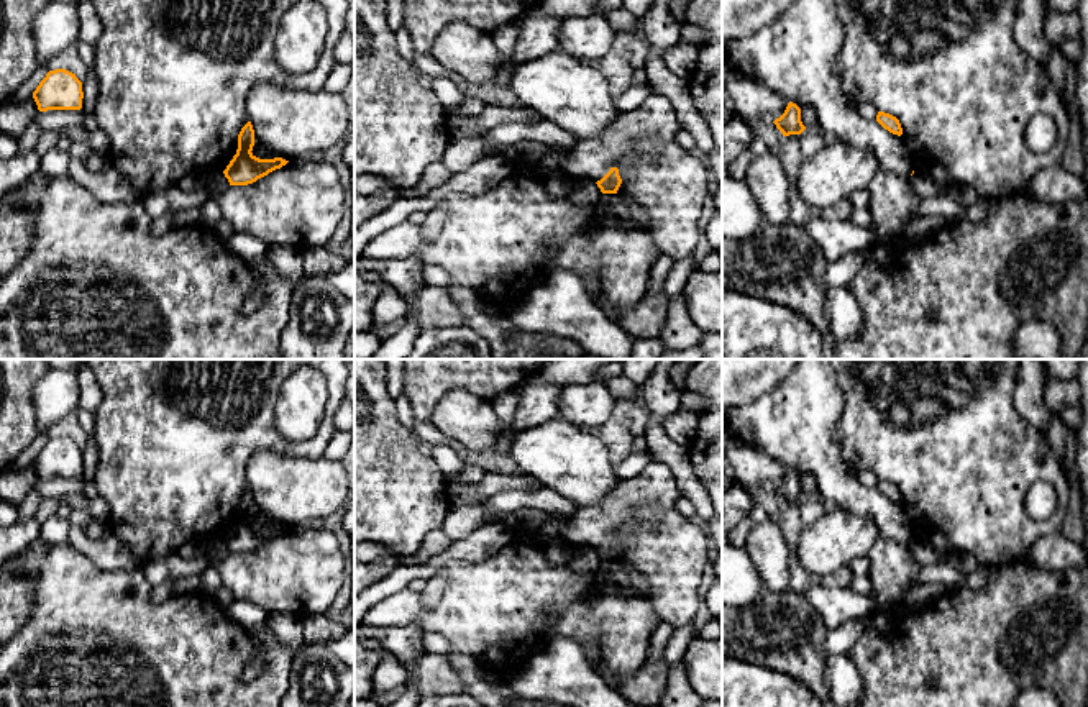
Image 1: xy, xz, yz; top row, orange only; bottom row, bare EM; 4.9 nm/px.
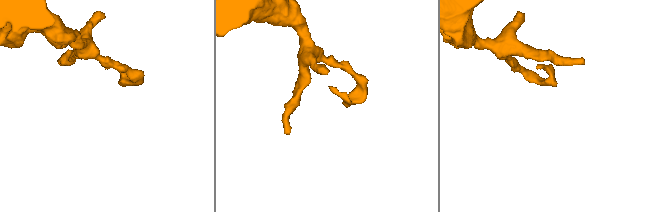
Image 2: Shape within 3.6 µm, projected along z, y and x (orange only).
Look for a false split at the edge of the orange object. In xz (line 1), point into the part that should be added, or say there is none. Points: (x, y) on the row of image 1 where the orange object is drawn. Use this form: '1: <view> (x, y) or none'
1: none

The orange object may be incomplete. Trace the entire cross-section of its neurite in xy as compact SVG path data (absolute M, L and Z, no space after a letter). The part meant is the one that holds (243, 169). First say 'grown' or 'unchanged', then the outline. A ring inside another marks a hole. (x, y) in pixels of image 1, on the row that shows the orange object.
unchanged; M248 121L238 135L238 149L226 169L223 171L230 185L248 185L269 172L281 169L289 161L282 157L259 159L251 151L254 146L254 130Z

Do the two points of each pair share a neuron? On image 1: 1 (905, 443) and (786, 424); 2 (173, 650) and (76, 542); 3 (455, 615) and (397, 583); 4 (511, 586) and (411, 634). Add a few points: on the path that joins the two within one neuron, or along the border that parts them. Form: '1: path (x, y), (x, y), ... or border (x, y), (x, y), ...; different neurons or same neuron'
1: border (842, 394), (837, 443), (842, 460), (850, 468); different neurons
2: border (68, 543), (104, 570), (132, 570), (138, 566); different neurons
3: border (406, 586), (373, 607); different neurons
4: border (386, 629), (419, 624), (425, 630); different neurons

